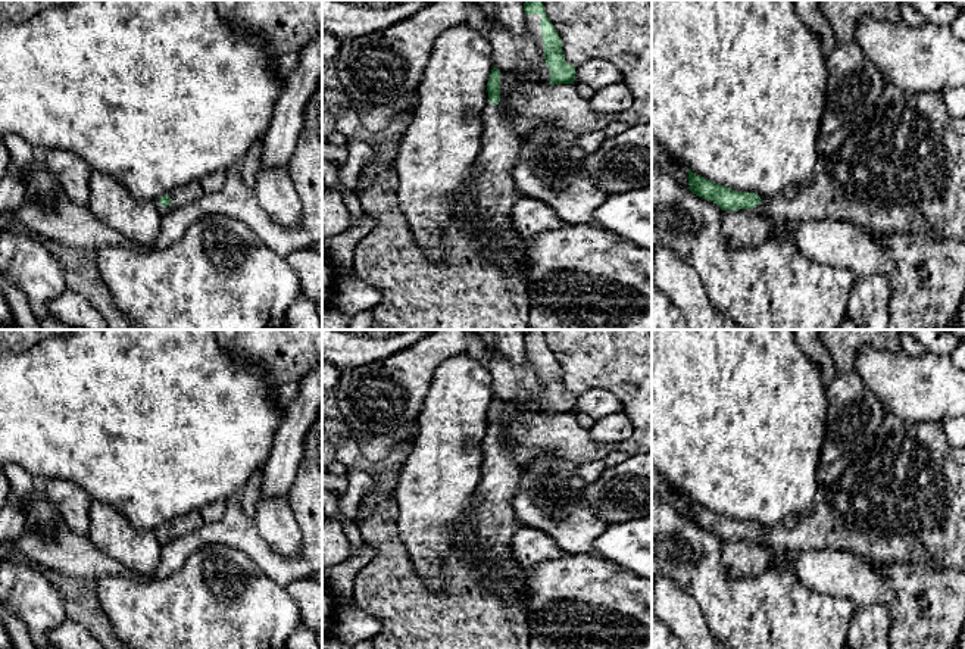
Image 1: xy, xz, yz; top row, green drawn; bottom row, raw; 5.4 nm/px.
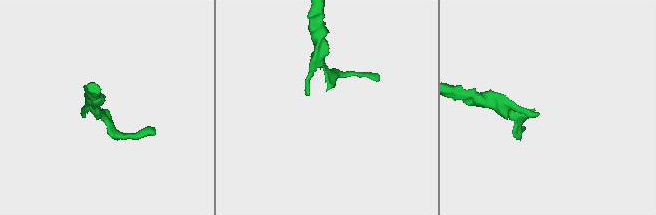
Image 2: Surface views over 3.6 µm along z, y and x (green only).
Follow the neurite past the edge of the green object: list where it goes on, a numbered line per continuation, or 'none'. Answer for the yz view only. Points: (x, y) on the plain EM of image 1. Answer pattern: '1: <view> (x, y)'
1: yz (899, 495)

